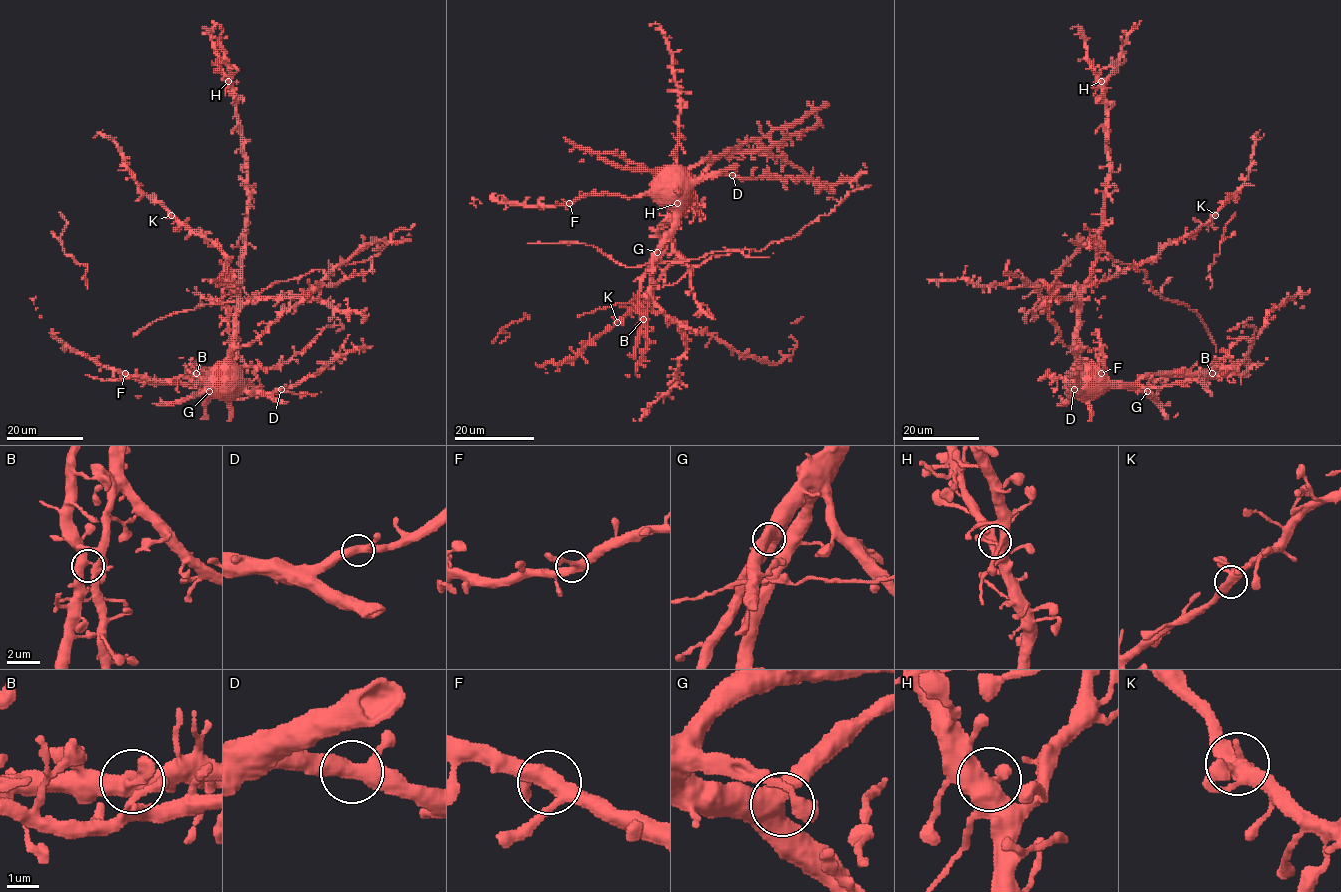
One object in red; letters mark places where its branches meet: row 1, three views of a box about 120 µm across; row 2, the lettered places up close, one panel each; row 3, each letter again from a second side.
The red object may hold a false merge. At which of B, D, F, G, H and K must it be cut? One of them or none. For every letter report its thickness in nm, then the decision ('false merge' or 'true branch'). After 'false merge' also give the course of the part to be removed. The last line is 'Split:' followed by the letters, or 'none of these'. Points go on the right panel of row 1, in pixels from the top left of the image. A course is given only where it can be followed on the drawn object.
B: 440 nm | true branch
D: 400 nm | true branch
F: 400 nm | true branch
G: 500 nm | true branch
H: 400 nm | true branch
K: 420 nm | true branch
Split: none of these

